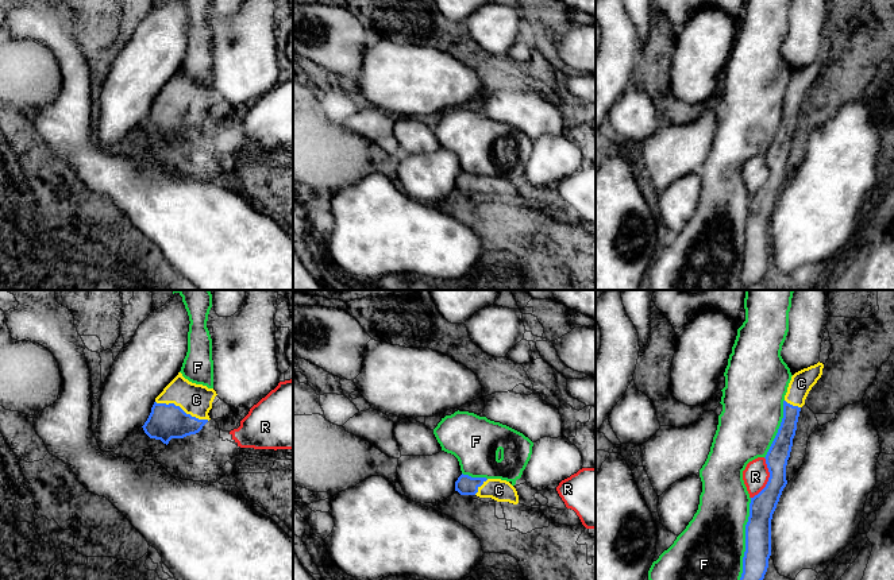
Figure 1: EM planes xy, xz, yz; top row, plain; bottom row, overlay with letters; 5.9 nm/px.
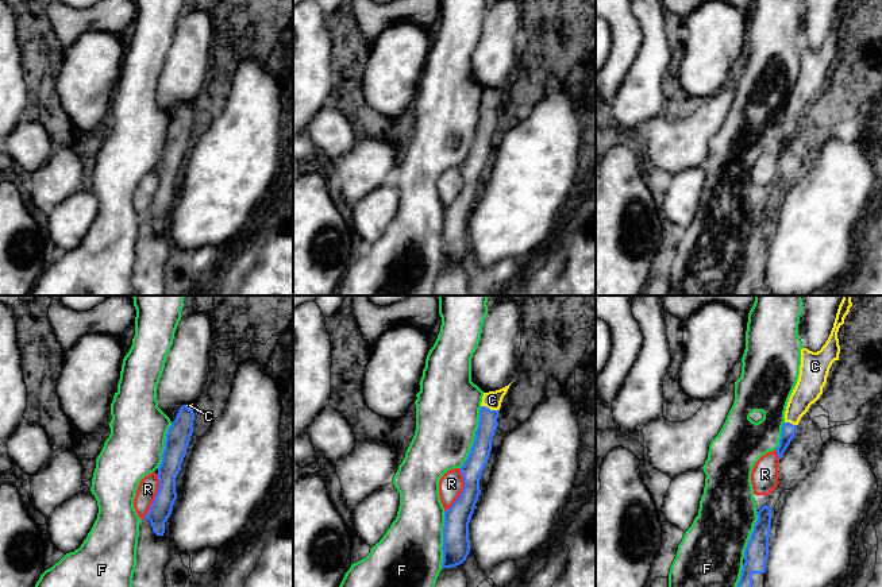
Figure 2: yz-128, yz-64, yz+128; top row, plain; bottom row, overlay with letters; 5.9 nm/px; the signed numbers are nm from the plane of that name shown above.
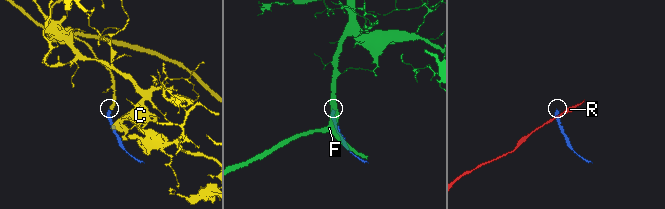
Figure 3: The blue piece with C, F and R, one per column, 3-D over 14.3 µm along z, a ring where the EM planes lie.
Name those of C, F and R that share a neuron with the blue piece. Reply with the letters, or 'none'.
C

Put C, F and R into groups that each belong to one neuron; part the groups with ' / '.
C / F / R

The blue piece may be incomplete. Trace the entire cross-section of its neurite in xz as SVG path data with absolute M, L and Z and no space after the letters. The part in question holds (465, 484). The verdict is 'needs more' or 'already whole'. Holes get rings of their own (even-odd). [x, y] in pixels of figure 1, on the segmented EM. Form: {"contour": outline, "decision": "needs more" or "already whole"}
{"contour": "M462 473L455 482L455 491L461 495L477 495L479 498L492 498L497 502L519 503L516 488L501 479L471 477Z", "decision": "needs more"}

